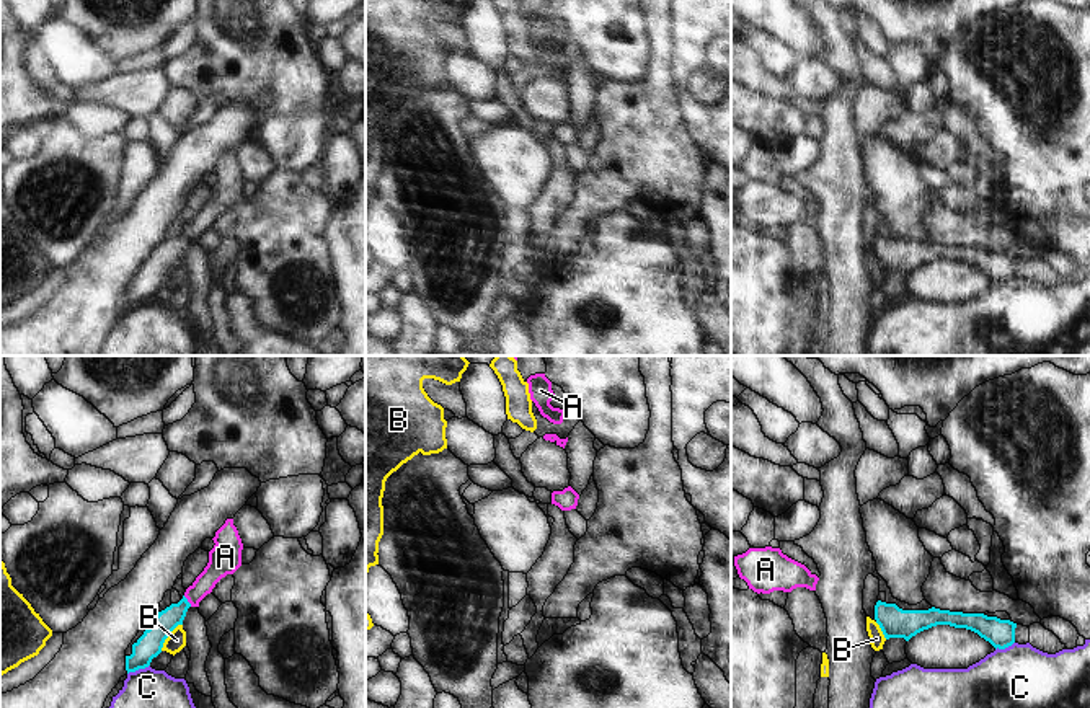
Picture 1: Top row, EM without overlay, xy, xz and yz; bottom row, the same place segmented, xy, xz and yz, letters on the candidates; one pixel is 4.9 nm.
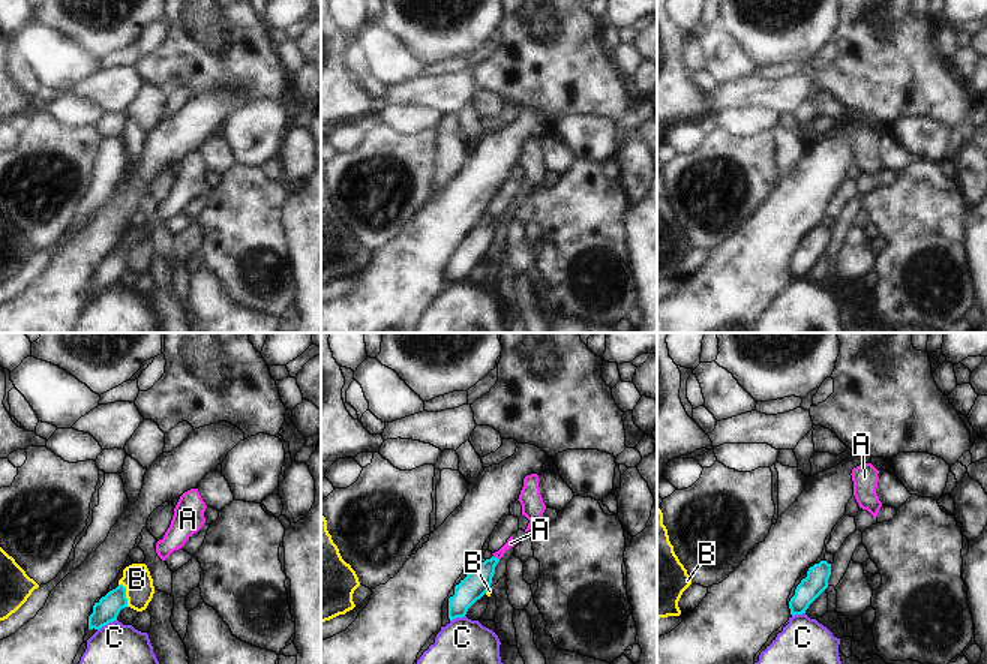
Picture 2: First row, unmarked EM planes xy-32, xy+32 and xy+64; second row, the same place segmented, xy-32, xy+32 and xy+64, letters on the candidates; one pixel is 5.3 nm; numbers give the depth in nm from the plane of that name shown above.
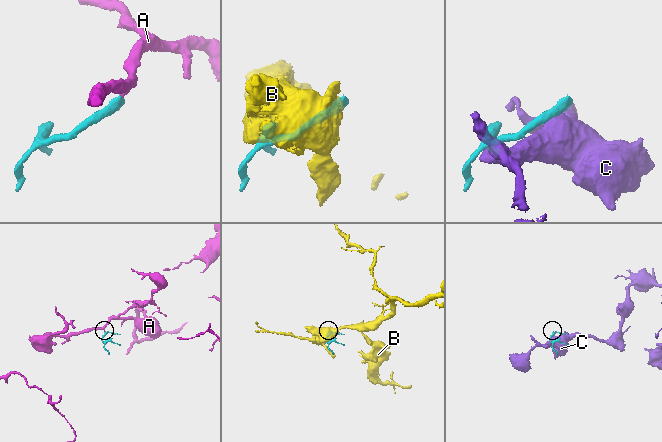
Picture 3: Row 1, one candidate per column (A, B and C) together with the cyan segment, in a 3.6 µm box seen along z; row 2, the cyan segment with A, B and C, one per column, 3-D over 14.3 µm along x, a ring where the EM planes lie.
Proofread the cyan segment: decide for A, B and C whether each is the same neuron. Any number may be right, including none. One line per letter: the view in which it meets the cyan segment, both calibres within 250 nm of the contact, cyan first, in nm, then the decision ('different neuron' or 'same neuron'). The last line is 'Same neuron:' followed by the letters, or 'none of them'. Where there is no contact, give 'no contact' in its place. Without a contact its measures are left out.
A: meets cyan in xy; 110 nm thick on the cyan side, 130 nm on the other; same neuron
B: meets cyan in xy; 120 nm thick on the cyan side, 100 nm on the other; different neuron
C: meets cyan in xy; 120 nm thick on the cyan side, 420 nm on the other; different neuron
Same neuron: A

